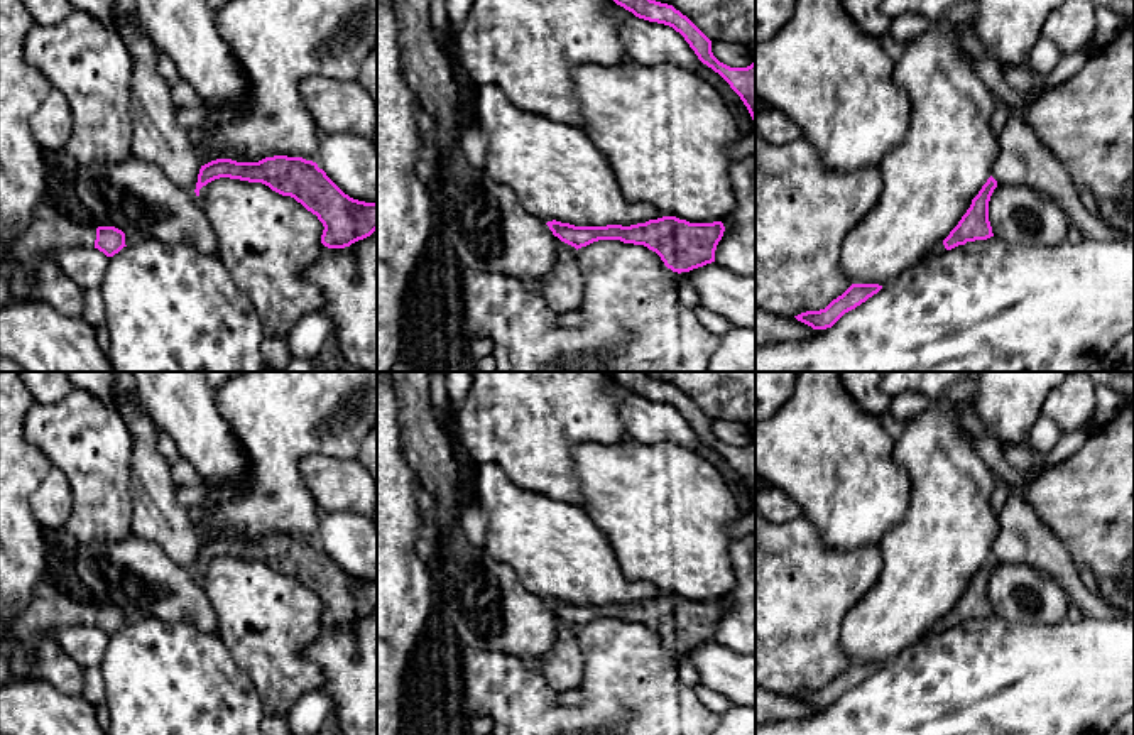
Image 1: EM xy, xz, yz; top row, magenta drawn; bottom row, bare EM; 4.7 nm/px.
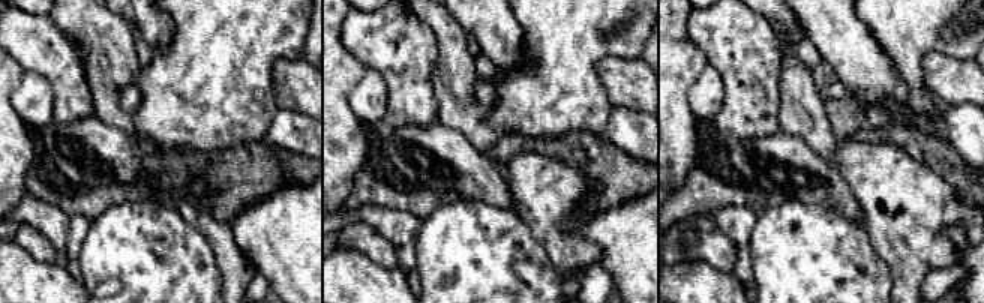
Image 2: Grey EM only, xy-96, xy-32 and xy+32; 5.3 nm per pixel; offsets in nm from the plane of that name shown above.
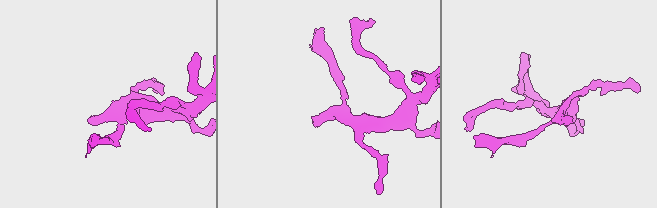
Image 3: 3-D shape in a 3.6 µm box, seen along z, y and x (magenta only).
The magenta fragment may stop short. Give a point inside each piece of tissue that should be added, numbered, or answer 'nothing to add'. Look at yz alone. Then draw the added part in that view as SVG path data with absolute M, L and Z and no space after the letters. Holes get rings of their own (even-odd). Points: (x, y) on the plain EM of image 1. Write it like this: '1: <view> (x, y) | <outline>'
nothing to add

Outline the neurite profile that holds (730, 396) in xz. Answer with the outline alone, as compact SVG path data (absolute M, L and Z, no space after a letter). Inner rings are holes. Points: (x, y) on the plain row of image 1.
M646 372L673 384L711 421L742 422L755 441L755 372Z

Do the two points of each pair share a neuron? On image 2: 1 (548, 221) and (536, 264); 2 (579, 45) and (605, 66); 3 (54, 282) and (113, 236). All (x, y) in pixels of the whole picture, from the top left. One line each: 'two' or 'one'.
1: two
2: two
3: two

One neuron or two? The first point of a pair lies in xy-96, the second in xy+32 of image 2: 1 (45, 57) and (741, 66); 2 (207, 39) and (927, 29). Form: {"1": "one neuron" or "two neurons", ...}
{"1": "one neuron", "2": "one neuron"}

